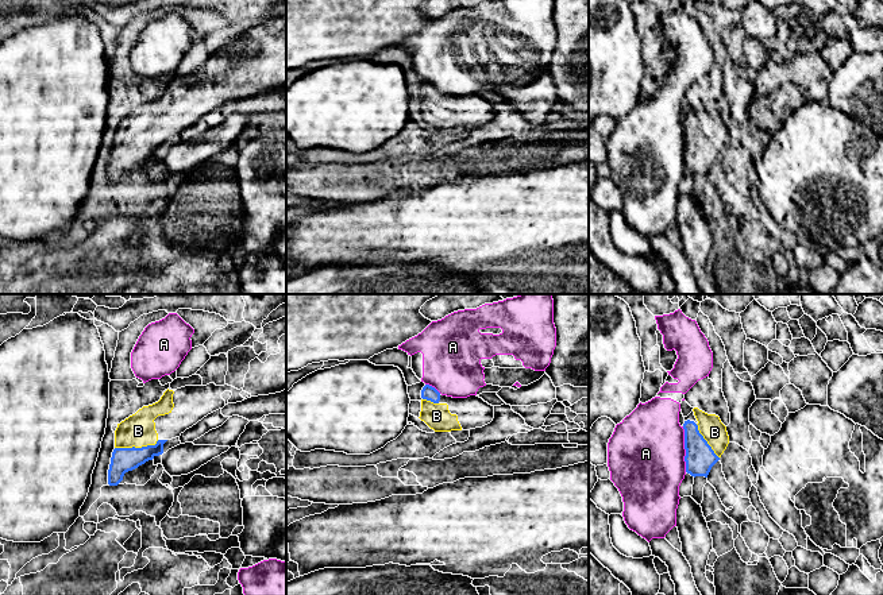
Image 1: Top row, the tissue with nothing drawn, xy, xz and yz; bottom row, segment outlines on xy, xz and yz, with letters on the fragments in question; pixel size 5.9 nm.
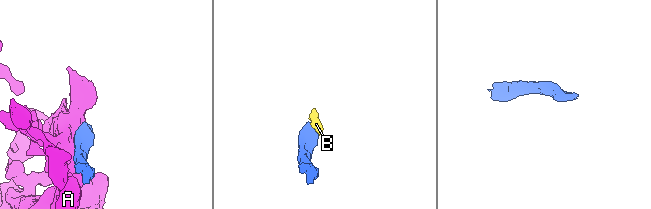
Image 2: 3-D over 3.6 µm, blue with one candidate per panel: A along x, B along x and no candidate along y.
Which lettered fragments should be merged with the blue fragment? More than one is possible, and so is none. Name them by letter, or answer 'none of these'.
B

